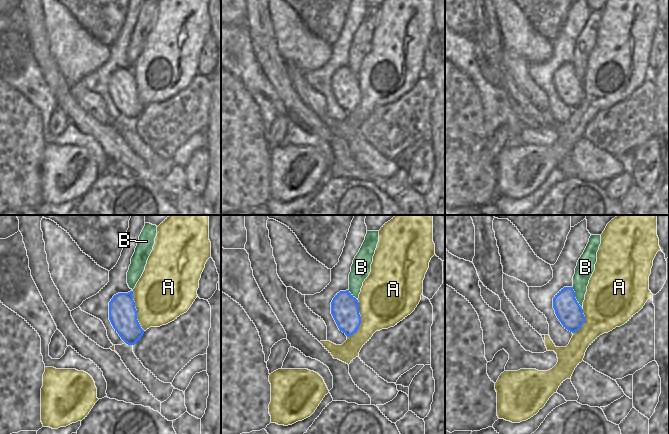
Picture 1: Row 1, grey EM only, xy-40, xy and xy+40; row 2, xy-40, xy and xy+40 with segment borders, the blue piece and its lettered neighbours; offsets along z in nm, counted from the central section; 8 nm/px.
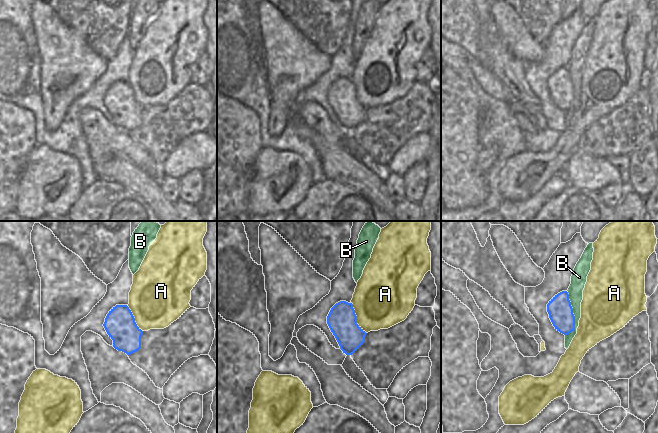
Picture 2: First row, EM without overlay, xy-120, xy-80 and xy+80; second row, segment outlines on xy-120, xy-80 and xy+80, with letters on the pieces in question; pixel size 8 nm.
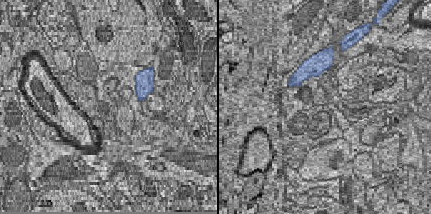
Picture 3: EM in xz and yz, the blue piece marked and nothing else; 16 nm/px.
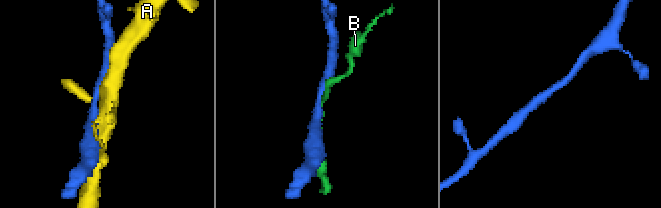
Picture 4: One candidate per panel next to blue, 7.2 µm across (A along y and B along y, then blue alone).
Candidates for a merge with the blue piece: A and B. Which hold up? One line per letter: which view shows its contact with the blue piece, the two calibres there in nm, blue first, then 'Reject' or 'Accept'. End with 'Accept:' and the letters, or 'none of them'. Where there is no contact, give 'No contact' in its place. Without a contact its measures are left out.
A: Touches blue in xy. Thickness 220 nm (blue) against 420 nm. Reject
B: Touches blue in xy+40. Thickness 200 nm (blue) against 140 nm. Reject
Accept: none of them

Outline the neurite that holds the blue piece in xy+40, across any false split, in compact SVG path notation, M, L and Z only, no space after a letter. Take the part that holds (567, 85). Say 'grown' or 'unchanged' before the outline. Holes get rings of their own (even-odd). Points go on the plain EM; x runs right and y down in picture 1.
unchanged; M564 63L553 74L555 90L563 103L574 109L585 98L583 85L575 74L573 63Z

